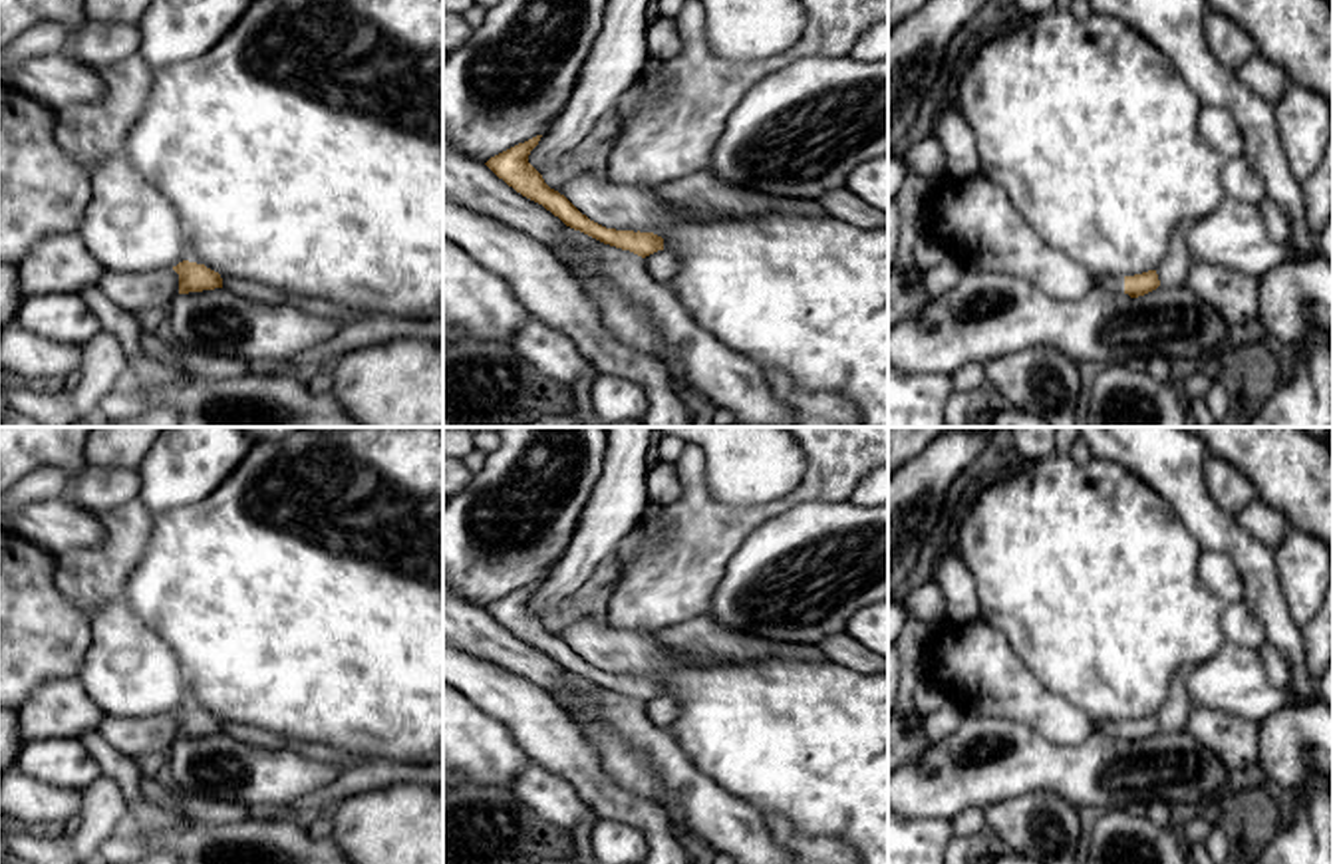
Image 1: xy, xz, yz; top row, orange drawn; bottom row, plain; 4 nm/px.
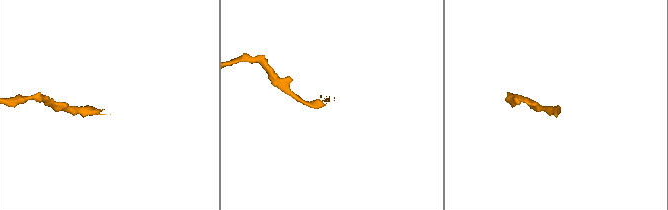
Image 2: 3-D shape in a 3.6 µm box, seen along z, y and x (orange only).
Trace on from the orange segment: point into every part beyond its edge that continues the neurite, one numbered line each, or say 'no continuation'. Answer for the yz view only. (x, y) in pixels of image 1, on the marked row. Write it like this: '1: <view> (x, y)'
1: yz (1109, 283)

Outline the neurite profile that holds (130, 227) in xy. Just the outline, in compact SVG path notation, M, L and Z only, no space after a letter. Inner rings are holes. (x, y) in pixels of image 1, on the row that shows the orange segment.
M125 153L93 163L87 175L91 199L77 234L103 270L155 272L187 260L173 205L135 171Z

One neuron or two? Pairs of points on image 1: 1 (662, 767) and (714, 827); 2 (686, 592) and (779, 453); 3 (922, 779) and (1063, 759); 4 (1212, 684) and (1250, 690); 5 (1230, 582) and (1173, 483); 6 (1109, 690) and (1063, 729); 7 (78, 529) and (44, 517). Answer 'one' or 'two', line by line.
1: one
2: two
3: one
4: one
5: two
6: two
7: one

